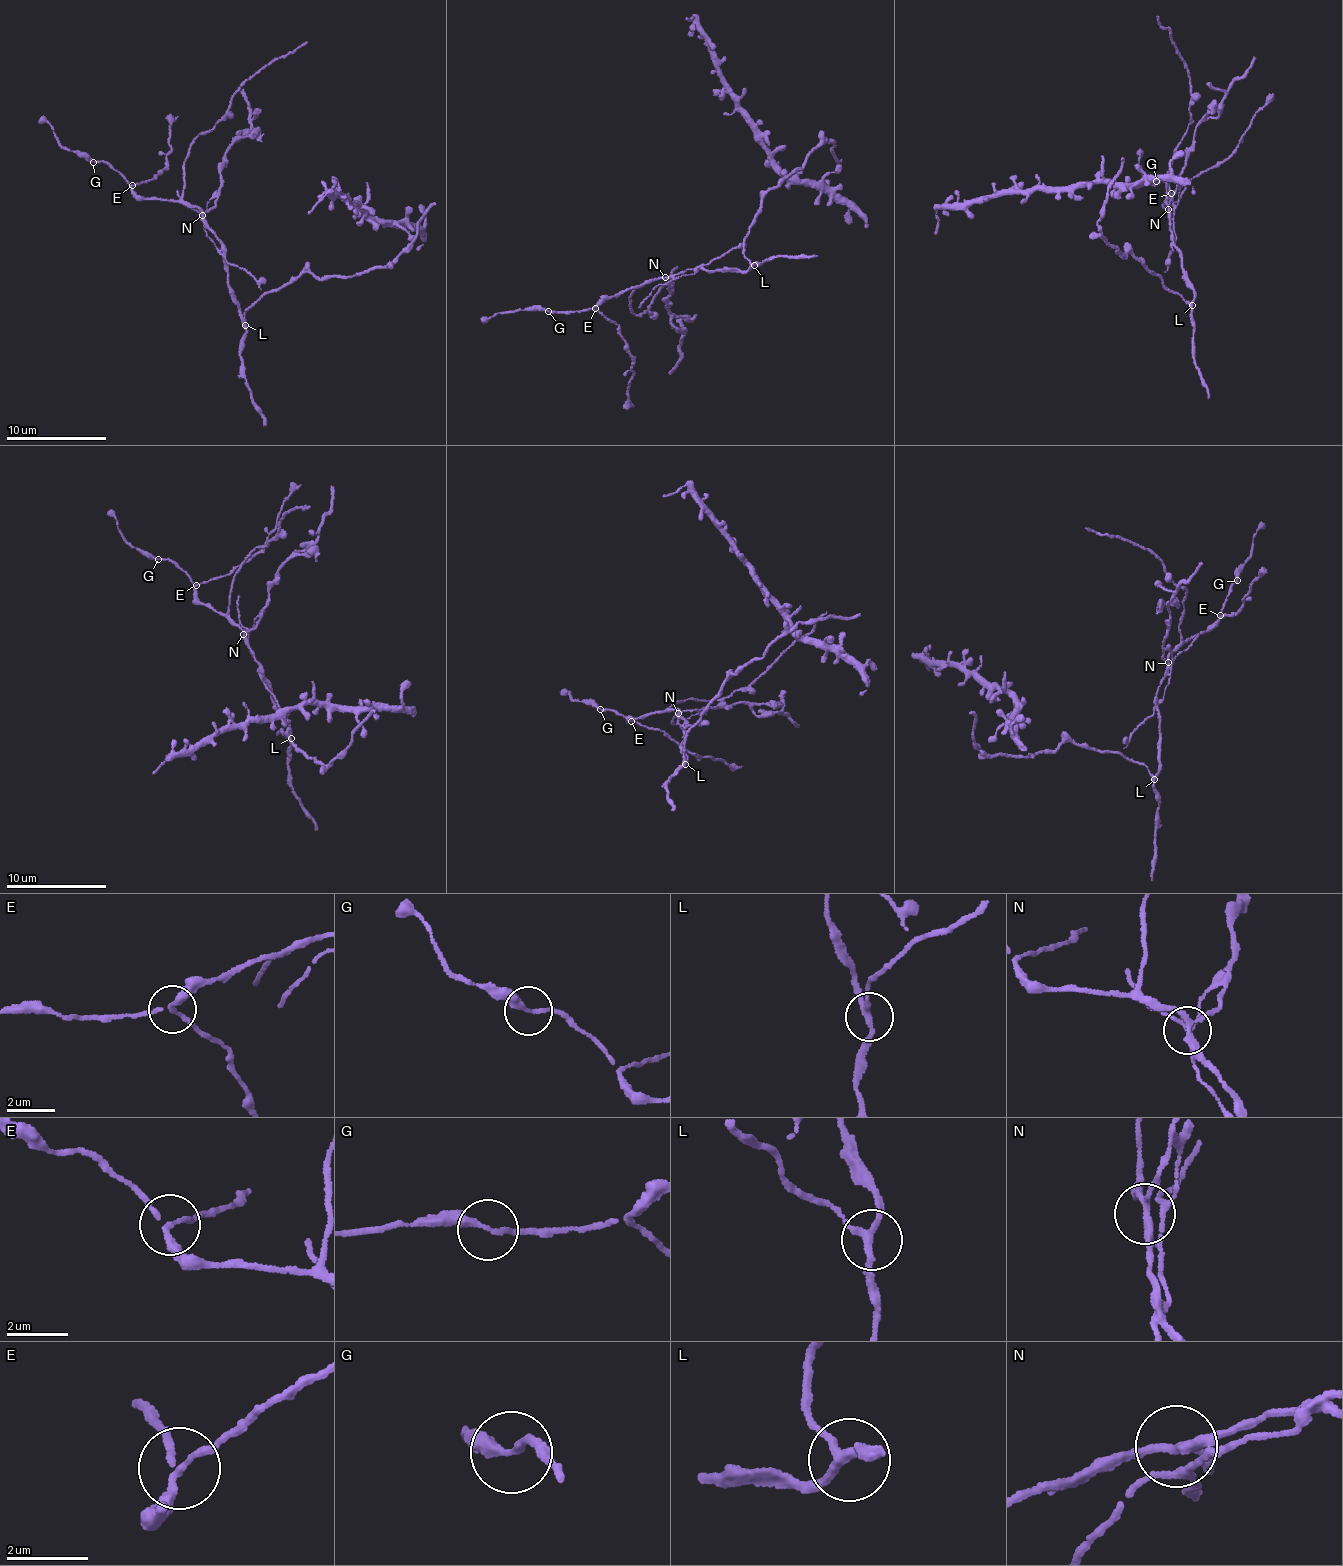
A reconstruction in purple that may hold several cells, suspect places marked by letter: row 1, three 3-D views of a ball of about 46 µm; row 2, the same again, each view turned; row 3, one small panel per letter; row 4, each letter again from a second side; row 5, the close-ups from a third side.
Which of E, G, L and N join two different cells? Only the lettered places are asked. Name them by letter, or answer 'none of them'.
E, N

